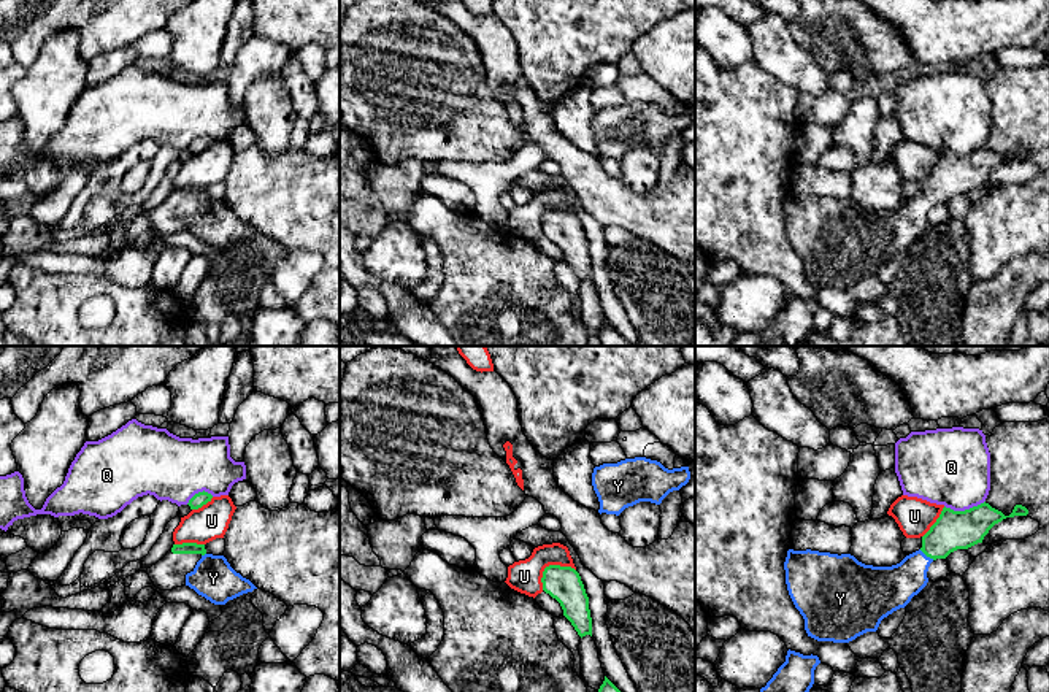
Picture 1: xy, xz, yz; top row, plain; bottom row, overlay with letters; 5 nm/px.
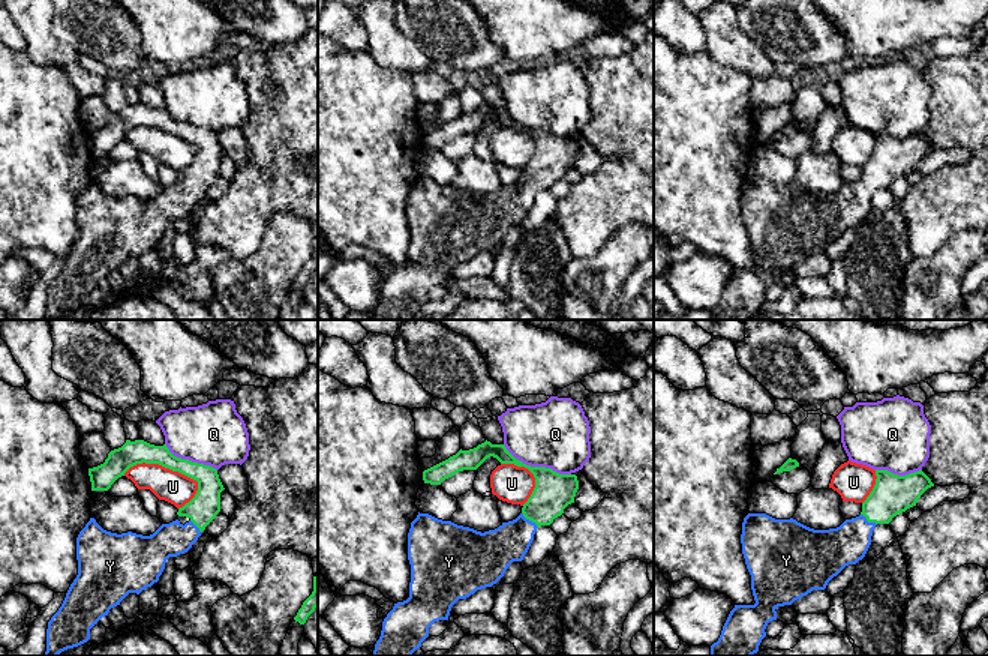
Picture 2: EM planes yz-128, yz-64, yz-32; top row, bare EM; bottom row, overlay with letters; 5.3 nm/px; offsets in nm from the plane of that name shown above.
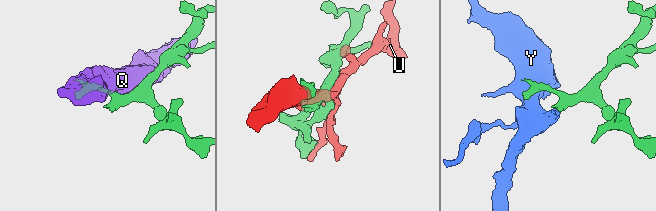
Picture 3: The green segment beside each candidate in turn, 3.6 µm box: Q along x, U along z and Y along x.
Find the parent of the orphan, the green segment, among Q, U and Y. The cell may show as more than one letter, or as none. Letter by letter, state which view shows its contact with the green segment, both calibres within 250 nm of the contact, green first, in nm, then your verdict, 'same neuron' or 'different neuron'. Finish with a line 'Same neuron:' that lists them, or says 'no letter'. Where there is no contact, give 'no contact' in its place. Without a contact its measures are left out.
Q: yz | 200/400 nm | different neuron
U: xz | 180/160 nm | different neuron
Y: yz | 200/220 nm | same neuron
Same neuron: Y

